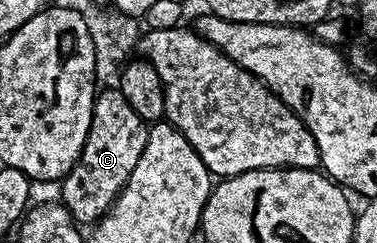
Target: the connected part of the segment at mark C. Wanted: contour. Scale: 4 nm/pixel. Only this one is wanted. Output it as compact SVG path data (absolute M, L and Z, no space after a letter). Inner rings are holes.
M100 90L96 94L93 121L89 125L89 137L85 137L81 157L70 173L61 180L61 202L69 209L76 224L94 225L111 208L125 181L129 181L129 173L133 173L137 166L141 149L145 149L148 130L148 124L141 117L137 117L137 113L133 113L129 101L125 101L119 90Z

